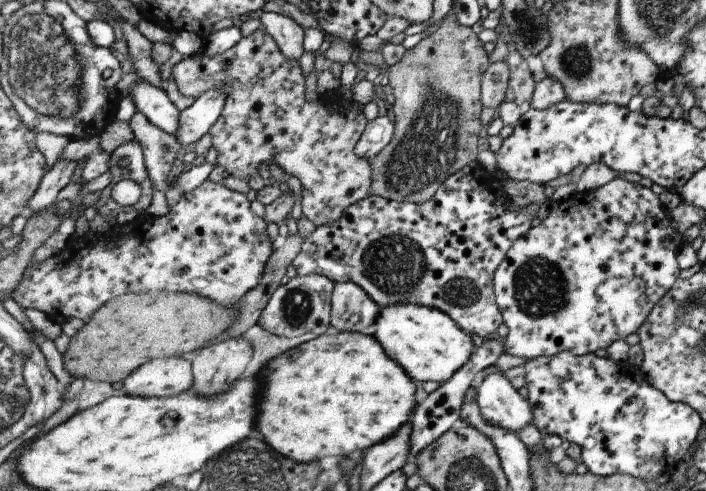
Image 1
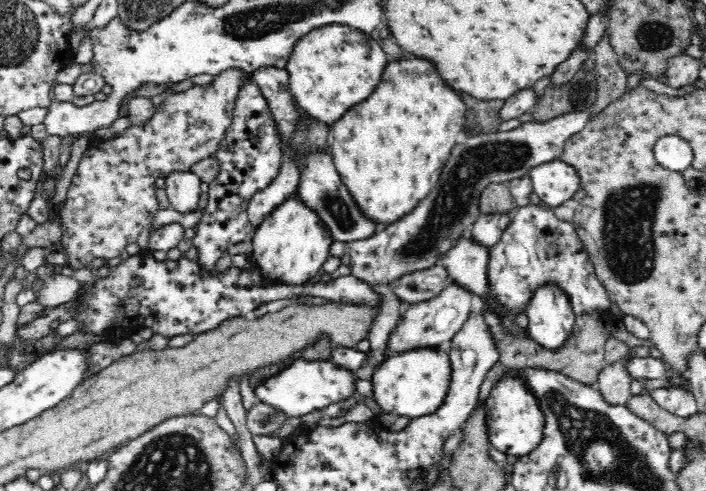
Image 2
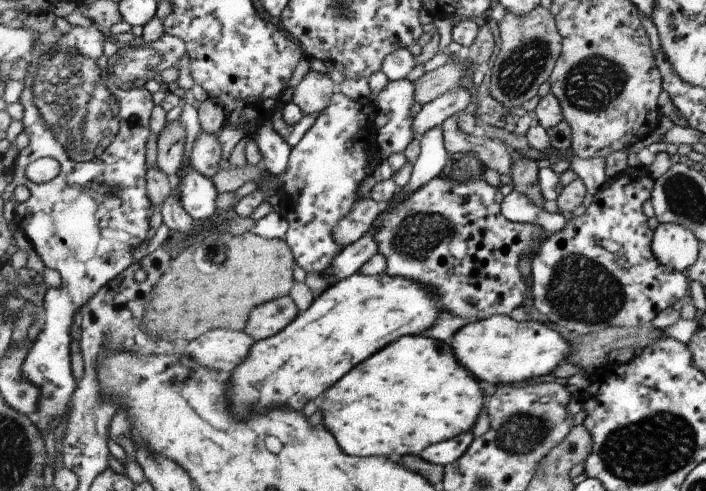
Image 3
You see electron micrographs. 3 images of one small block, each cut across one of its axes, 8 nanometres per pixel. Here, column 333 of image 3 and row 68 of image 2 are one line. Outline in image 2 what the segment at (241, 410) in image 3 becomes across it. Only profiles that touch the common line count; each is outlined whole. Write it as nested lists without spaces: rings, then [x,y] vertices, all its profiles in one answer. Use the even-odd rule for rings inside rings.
[[[338,23],[314,29],[304,35],[295,44],[292,54],[285,69],[289,74],[290,89],[296,98],[296,103],[306,112],[306,116],[328,128],[334,127],[348,114],[348,110],[352,106],[364,102],[376,90],[376,86],[382,82],[382,74],[384,74],[384,68],[388,64],[388,58],[386,58],[382,46],[372,38],[371,34],[369,35],[359,28]]]

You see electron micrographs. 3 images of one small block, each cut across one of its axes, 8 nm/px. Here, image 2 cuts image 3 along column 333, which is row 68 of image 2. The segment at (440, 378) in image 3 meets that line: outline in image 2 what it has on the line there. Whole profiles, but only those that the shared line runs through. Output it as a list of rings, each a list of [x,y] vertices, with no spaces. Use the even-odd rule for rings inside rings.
[[[410,60],[410,62],[394,62],[388,64],[388,72],[384,72],[384,84],[376,88],[376,92],[360,104],[360,108],[352,108],[342,120],[330,128],[331,140],[328,150],[332,154],[334,165],[341,181],[348,189],[352,202],[360,209],[360,214],[369,220],[377,229],[382,230],[404,218],[408,212],[415,210],[430,194],[434,184],[438,182],[444,164],[450,160],[450,152],[456,146],[456,138],[466,129],[466,106],[460,96],[448,88],[436,72],[432,72],[432,64],[426,60]]]

